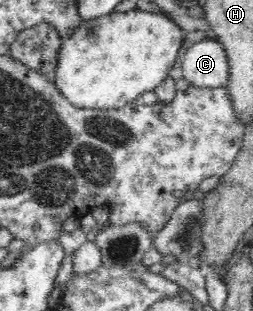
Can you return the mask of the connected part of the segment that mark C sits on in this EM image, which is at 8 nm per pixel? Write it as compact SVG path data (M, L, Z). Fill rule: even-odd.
M203 38L187 50L182 61L183 78L195 88L226 87L231 82L229 55L219 40Z

